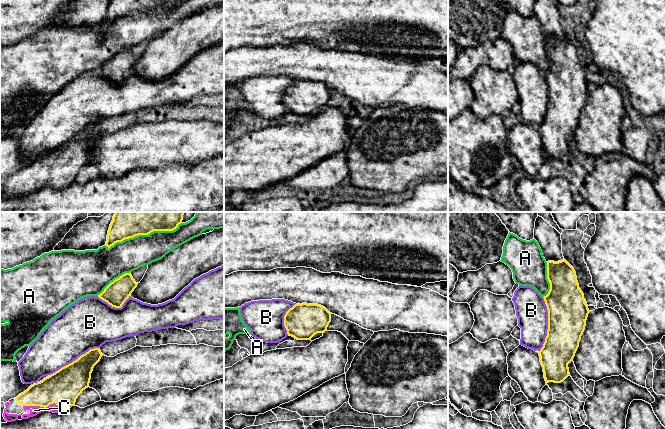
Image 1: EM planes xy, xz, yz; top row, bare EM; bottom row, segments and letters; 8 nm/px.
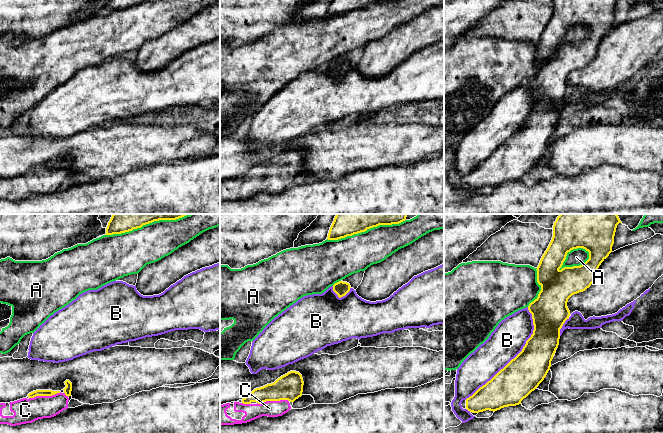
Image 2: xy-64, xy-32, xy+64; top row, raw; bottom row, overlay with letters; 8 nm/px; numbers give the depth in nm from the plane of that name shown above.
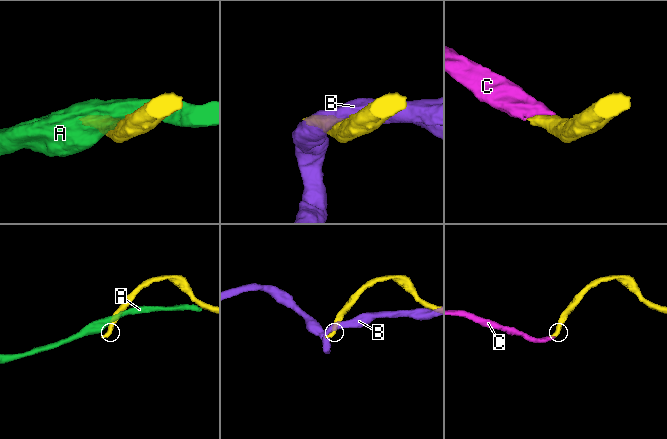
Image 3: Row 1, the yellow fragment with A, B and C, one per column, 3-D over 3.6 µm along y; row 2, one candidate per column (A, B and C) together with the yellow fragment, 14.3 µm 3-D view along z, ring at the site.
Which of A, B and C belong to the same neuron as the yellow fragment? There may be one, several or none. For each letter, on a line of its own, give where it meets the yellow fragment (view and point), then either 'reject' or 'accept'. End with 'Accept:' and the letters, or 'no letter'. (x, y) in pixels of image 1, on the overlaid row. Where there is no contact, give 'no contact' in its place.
A: xy (142, 234) | reject
B: yz (548, 324) | reject
C: xy (38, 405) | accept
Accept: C

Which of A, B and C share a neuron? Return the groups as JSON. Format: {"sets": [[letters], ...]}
{"sets": [["A"], ["B"], ["C"]]}

